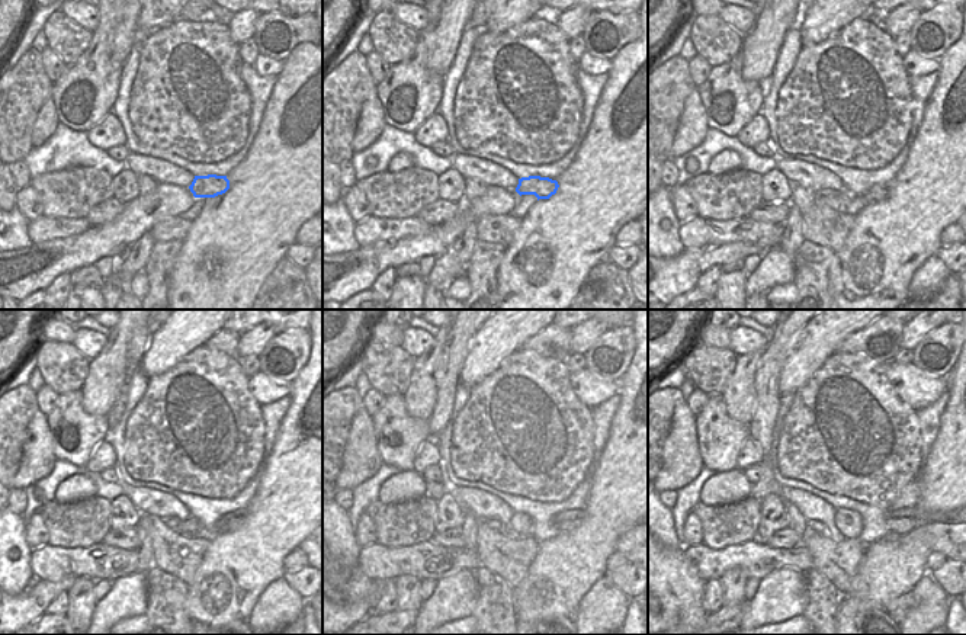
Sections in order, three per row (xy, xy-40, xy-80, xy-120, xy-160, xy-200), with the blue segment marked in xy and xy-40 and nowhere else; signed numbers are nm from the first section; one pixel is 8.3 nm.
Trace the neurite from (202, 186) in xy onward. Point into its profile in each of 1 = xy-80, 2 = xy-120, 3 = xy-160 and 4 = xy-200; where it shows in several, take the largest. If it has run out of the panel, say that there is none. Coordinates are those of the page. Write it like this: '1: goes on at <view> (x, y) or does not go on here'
1: goes on at xy-80 (879, 192)
2: goes on at xy-120 (230, 522)
3: goes on at xy-160 (565, 520)
4: goes on at xy-200 (901, 525)

